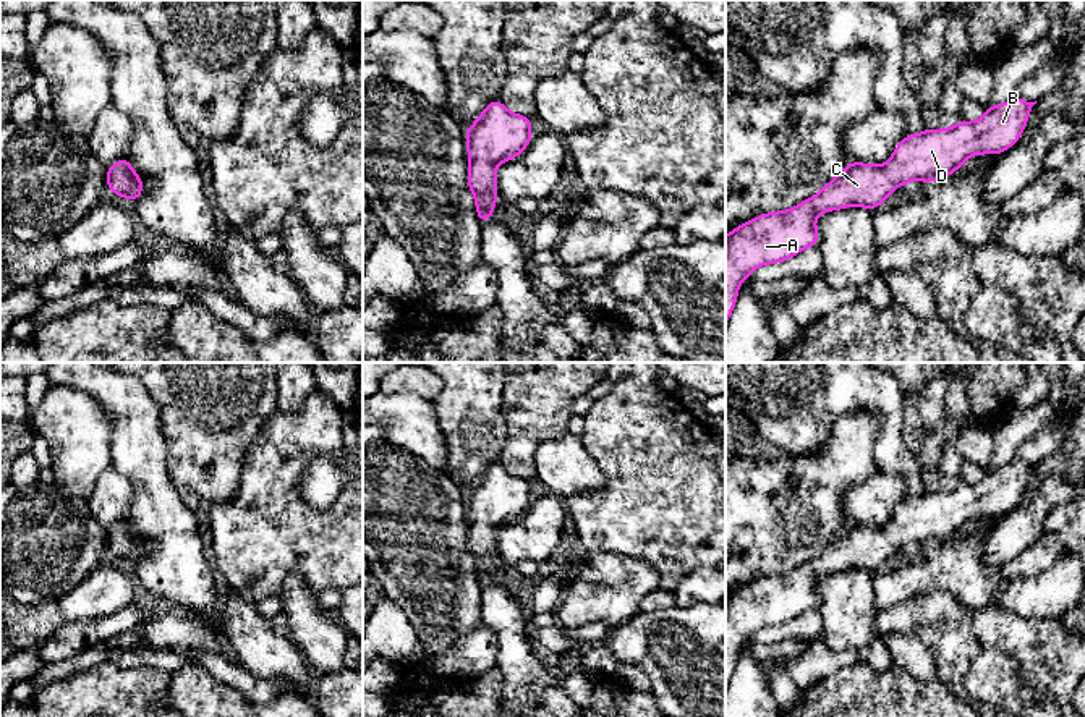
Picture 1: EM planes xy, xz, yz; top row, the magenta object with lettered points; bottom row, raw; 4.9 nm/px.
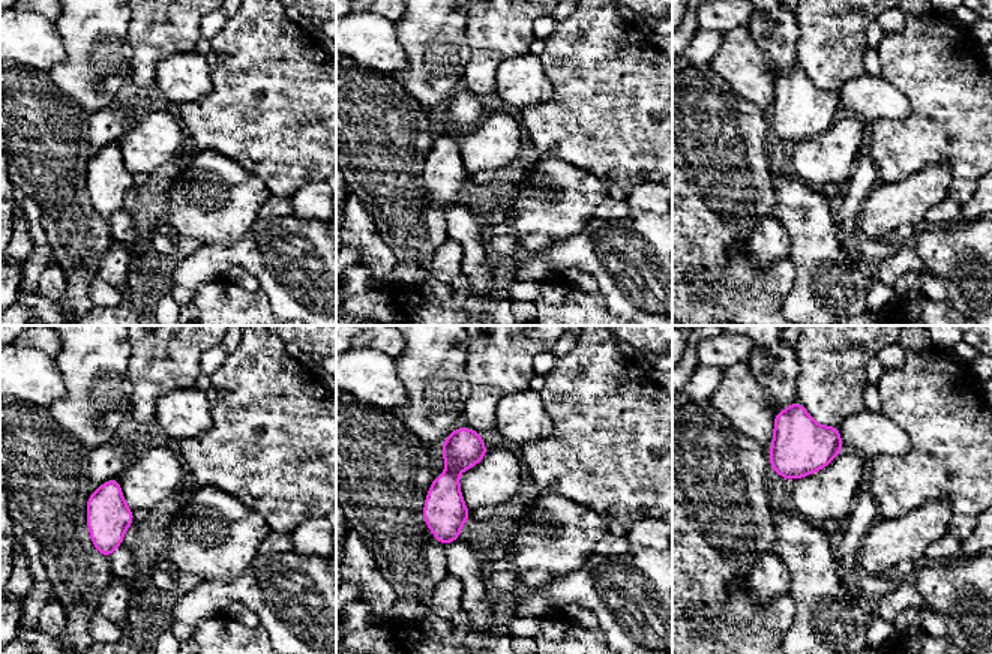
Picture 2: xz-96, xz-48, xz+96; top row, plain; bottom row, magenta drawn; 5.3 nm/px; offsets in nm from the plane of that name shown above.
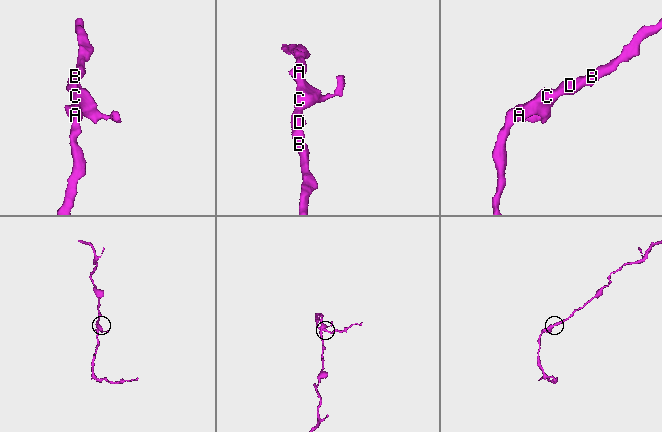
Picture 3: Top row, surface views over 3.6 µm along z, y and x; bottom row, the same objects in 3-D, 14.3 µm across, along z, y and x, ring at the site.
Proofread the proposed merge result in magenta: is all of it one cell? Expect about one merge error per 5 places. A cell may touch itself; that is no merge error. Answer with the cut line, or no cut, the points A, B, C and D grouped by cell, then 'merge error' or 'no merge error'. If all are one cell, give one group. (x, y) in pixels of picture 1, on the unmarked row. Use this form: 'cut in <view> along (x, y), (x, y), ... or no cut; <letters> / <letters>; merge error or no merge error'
no cut; A B C D; no merge error

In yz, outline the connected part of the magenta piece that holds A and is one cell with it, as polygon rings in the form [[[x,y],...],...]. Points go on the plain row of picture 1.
[[[1014,460],[1002,468],[988,468],[978,484],[962,482],[947,492],[925,492],[918,497],[905,499],[883,529],[852,523],[816,558],[805,562],[794,571],[761,576],[751,584],[734,591],[725,599],[725,688],[734,673],[740,646],[756,630],[787,623],[805,610],[819,605],[819,596],[815,588],[818,576],[852,568],[874,573],[900,547],[912,542],[923,545],[944,542],[975,516],[1002,516],[1019,503],[1035,466],[1036,463]]]

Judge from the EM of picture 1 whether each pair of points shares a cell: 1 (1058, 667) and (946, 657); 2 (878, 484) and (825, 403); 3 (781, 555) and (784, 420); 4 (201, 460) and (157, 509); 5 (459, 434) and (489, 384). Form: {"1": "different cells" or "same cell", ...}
{"1": "same cell", "2": "different cells", "3": "different cells", "4": "different cells", "5": "same cell"}

